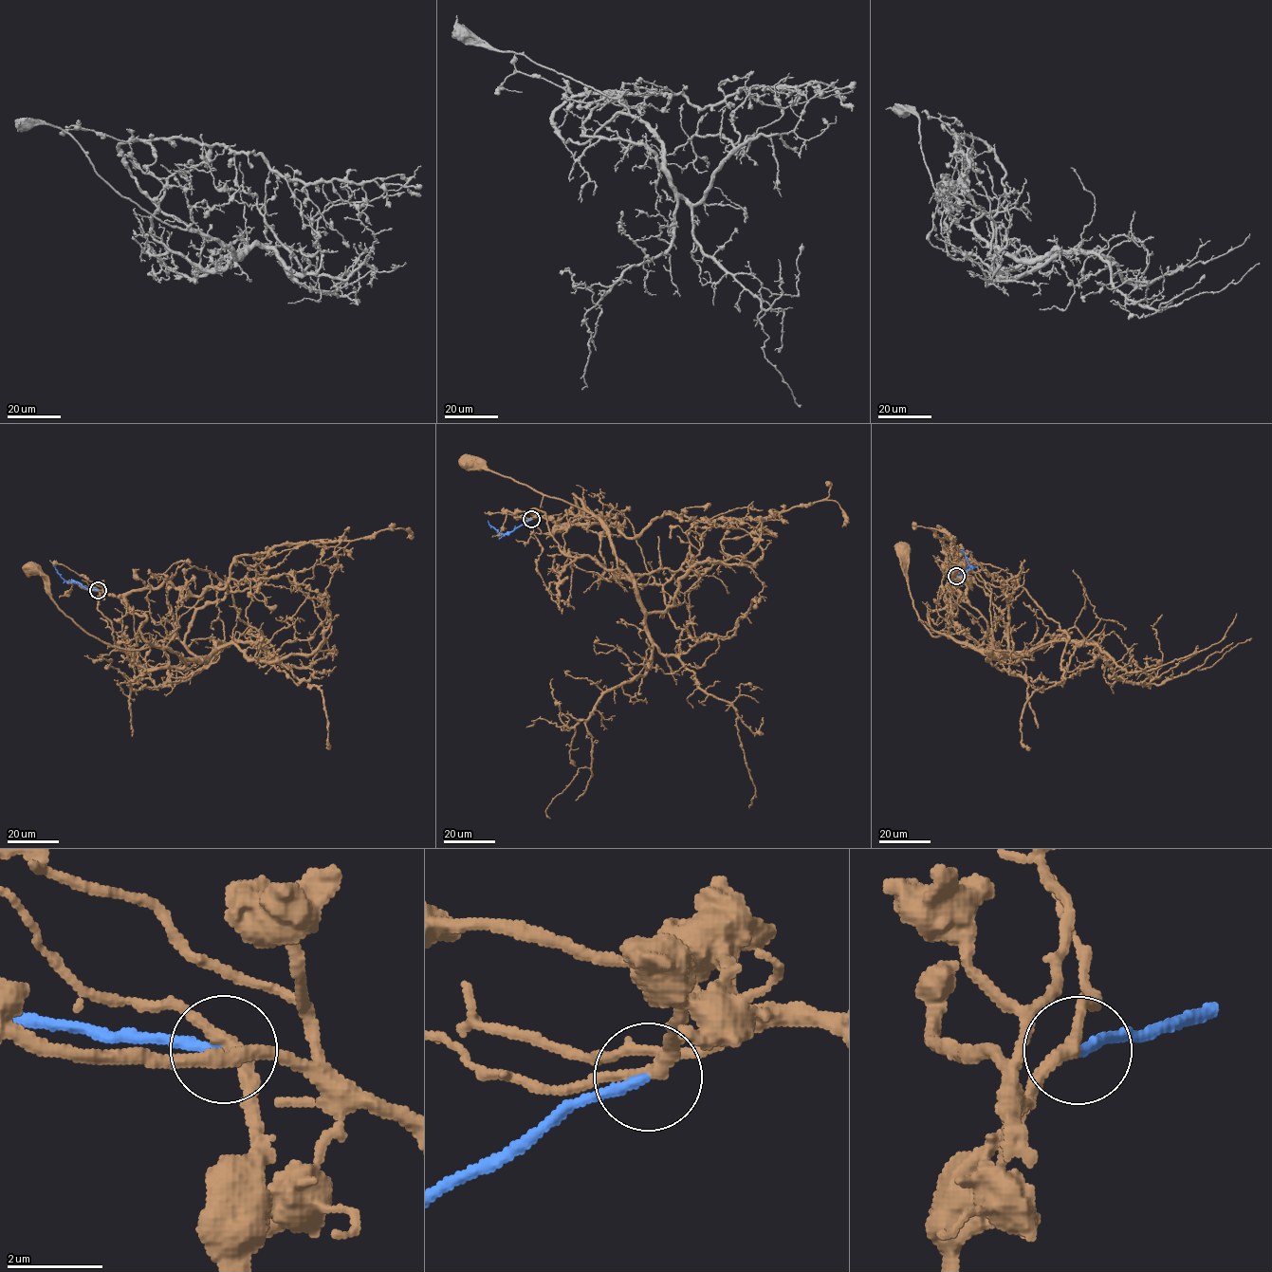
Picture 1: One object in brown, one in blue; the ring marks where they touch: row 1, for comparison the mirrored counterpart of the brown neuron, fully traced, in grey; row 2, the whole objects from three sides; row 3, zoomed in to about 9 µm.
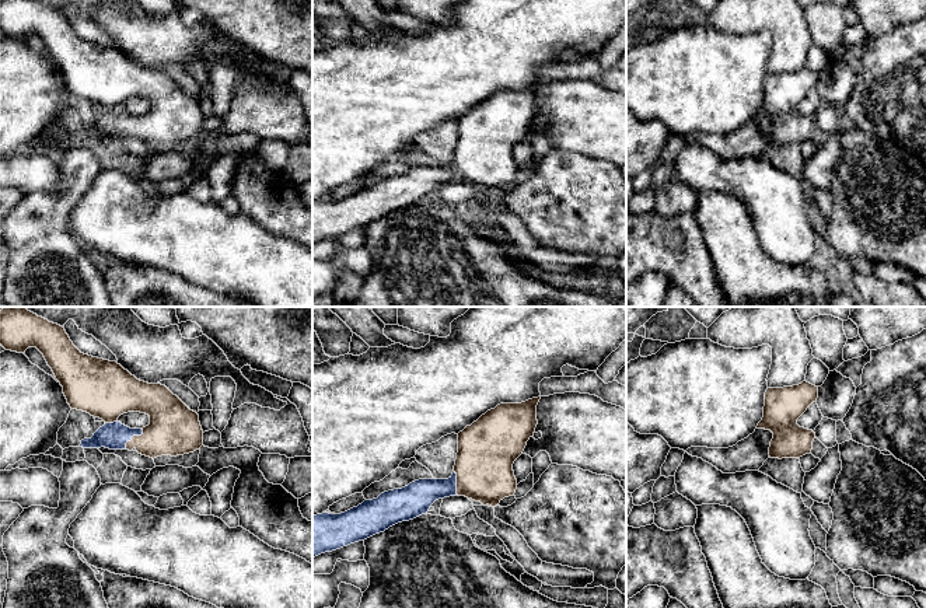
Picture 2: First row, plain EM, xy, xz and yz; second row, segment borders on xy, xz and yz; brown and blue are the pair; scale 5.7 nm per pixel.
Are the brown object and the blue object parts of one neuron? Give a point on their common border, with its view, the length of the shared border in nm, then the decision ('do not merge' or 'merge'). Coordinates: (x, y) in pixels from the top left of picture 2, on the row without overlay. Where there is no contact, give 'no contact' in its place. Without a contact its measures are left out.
xy (133, 122) | 160 nm | merge

